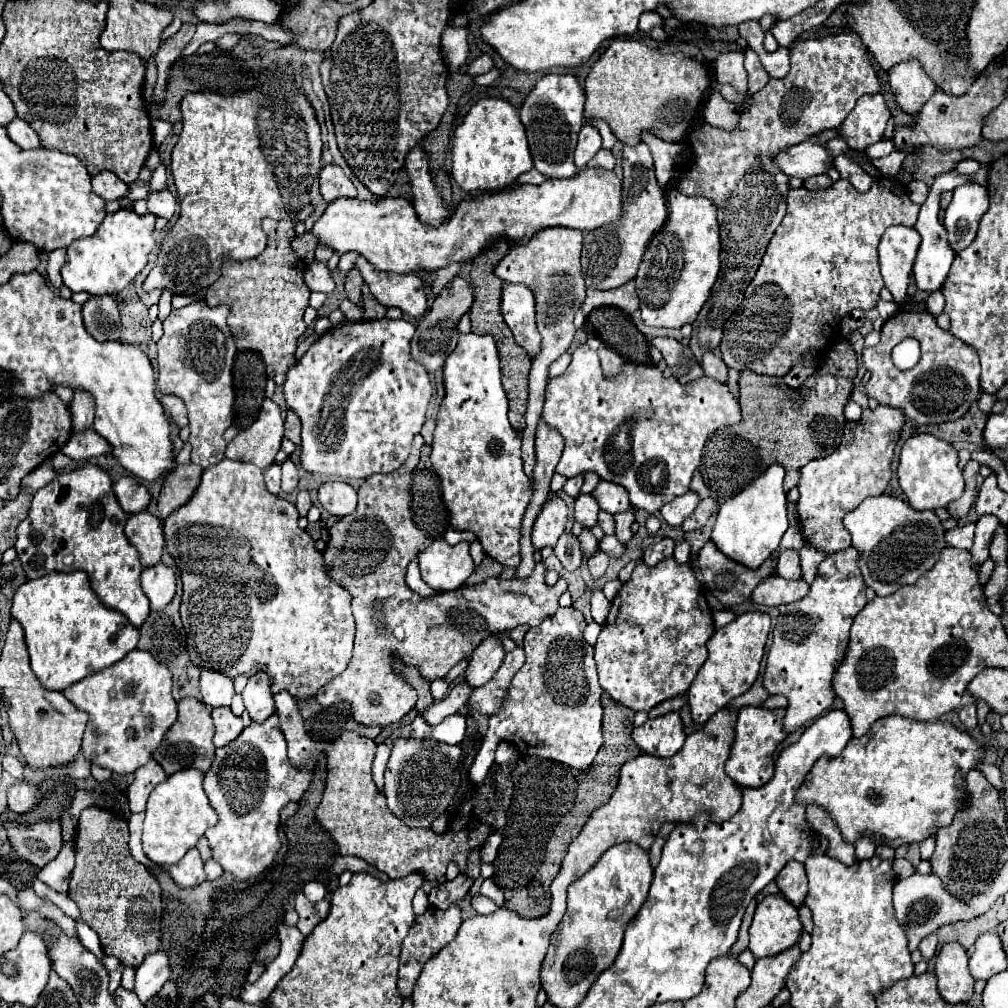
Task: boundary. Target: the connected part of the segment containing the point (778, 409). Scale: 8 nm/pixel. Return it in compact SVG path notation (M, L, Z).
M842 340L832 350L828 350L818 366L818 370L828 370L838 380L838 390L826 400L820 400L814 390L806 390L806 400L802 406L796 408L788 398L776 396L776 378L760 376L752 370L744 370L740 374L740 408L742 420L736 426L724 426L716 430L702 454L700 474L706 486L718 494L718 498L726 500L740 492L744 486L754 482L772 462L778 462L786 468L784 490L788 492L798 484L800 468L806 466L810 460L824 458L832 454L842 440L846 418L842 414L850 394L852 394L852 380L856 376L856 354L852 346Z

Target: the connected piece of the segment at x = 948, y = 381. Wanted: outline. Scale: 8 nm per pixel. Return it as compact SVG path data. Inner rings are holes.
M900 308L882 326L880 342L874 348L864 348L862 360L866 370L870 370L870 380L866 384L868 398L878 400L878 404L902 410L906 418L918 424L958 420L978 398L980 360L976 350L950 332L942 330L930 312L908 312ZM904 338L916 338L922 348L920 362L910 370L898 370L892 362L892 348Z

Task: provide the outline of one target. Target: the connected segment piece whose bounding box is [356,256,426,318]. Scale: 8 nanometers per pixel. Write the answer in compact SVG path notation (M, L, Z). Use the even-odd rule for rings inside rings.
M362 256L358 258L356 268L362 272L366 286L382 306L396 306L404 314L410 314L414 318L420 318L426 312L424 284L414 272L402 276L392 272L380 272Z

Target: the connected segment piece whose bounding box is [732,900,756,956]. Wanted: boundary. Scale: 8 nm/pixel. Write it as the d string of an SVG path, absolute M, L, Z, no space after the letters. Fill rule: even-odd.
M752 900L746 908L746 914L744 914L744 920L742 920L742 926L740 926L740 936L738 940L734 942L732 946L732 954L738 956L740 952L744 952L748 948L748 928L750 928L750 922L752 922L752 914L754 914L754 908L756 908L756 900Z

